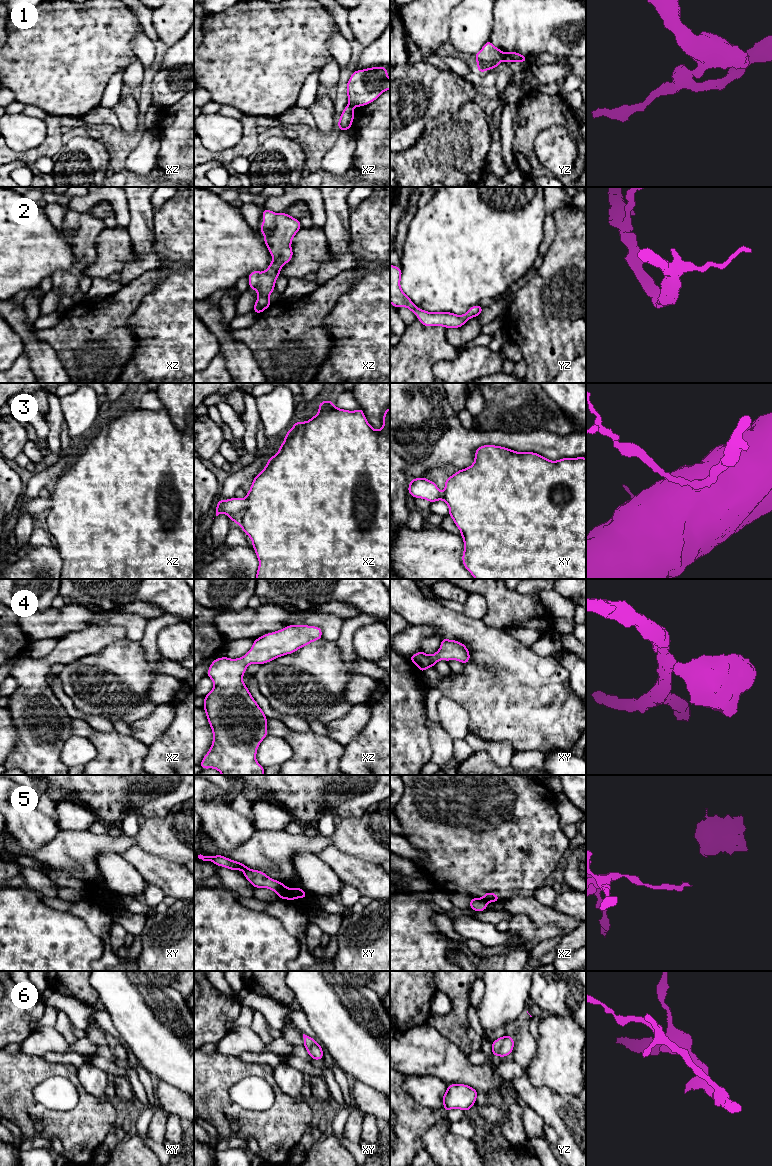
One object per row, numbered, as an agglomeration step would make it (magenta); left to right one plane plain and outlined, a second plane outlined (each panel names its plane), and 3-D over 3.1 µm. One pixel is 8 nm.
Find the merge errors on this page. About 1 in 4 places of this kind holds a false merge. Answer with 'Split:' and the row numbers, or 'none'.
Split: 1, 5

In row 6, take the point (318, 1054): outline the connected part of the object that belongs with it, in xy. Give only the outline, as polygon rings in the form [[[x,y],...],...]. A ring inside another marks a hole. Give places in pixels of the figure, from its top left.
[[[303,1034],[304,1044],[303,1046],[307,1050],[309,1056],[313,1060],[322,1060],[323,1059],[323,1049],[321,1045],[317,1043],[317,1041],[305,1034]]]

